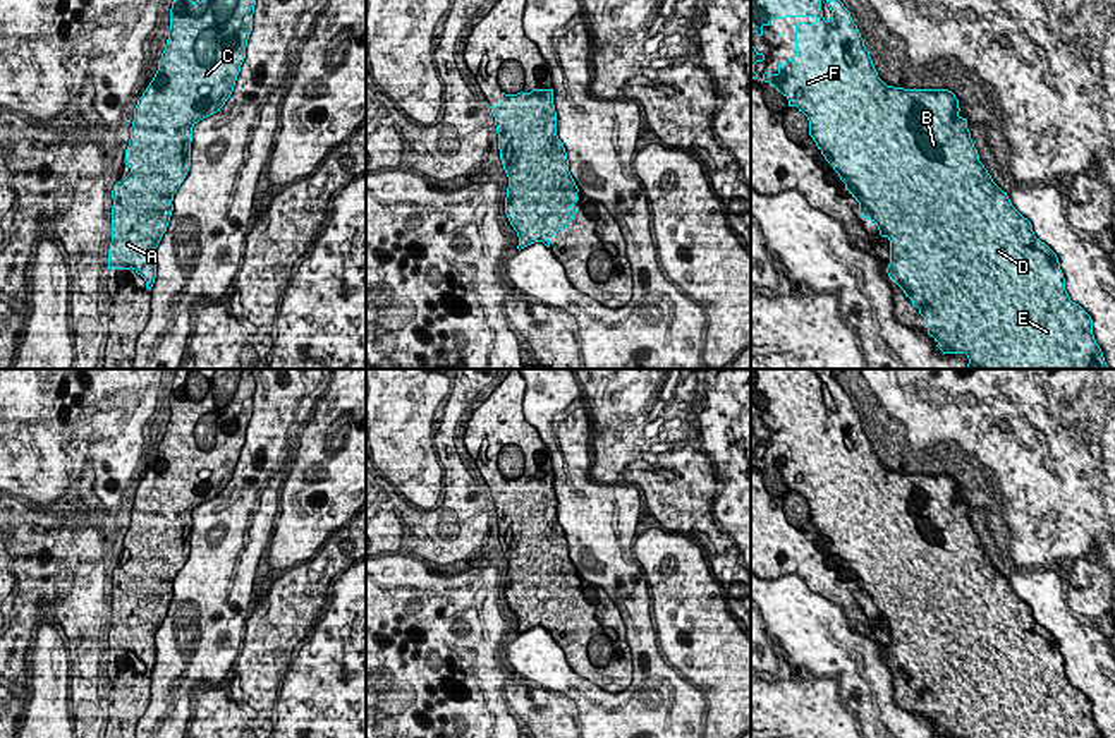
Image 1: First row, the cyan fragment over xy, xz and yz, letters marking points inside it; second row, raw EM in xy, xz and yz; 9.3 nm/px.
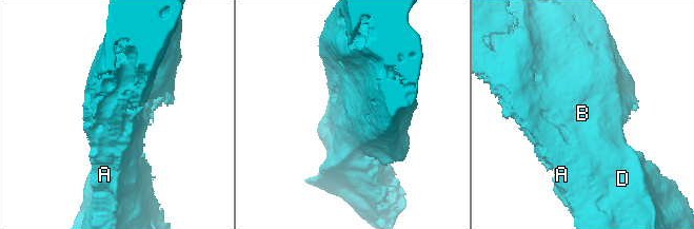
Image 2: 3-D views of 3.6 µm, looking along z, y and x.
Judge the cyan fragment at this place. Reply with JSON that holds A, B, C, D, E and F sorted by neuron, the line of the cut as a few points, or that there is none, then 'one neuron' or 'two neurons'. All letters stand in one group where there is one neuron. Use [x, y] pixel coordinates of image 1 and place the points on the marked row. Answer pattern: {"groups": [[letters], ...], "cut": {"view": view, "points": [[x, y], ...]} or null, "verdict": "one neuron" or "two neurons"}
{"groups": [["A", "B", "C", "D", "E", "F"]], "cut": null, "verdict": "one neuron"}

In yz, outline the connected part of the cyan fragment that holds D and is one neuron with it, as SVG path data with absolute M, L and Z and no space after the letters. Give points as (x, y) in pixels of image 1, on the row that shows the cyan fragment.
M751 0L751 33L759 36L771 19L816 19L795 24L795 57L778 64L777 74L765 72L763 81L807 117L809 136L859 203L859 216L874 221L880 235L890 240L887 273L919 309L936 347L943 354L966 354L967 369L1108 369L1091 316L1065 290L1057 254L1034 235L1031 221L1012 206L979 161L955 94L948 89L887 86L850 12L840 0L826 3L832 10L828 21L821 0Z

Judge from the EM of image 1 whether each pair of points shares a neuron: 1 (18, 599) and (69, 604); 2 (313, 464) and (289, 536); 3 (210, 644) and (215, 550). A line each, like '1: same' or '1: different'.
1: same
2: same
3: same

